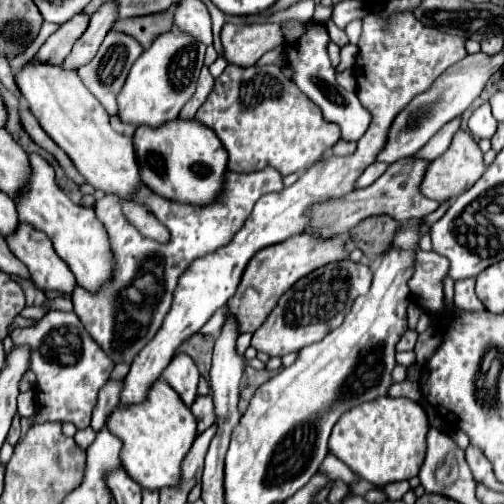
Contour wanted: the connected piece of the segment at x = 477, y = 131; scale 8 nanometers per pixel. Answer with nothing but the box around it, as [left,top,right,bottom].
[468,103,498,139]

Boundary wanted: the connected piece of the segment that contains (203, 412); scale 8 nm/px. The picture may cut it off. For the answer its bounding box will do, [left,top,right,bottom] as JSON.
[190,395,214,435]

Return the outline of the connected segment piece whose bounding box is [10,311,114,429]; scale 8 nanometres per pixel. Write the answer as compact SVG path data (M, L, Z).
M50 311L36 325L26 329L16 329L12 341L18 345L32 347L32 363L30 369L36 373L36 399L38 413L32 417L32 425L58 421L58 423L74 423L78 429L86 429L90 425L92 409L98 401L100 387L110 379L114 369L114 361L102 353L102 347L86 333L76 313L66 311Z

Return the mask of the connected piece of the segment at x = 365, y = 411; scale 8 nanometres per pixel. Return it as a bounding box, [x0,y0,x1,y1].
[330,397,428,487]

